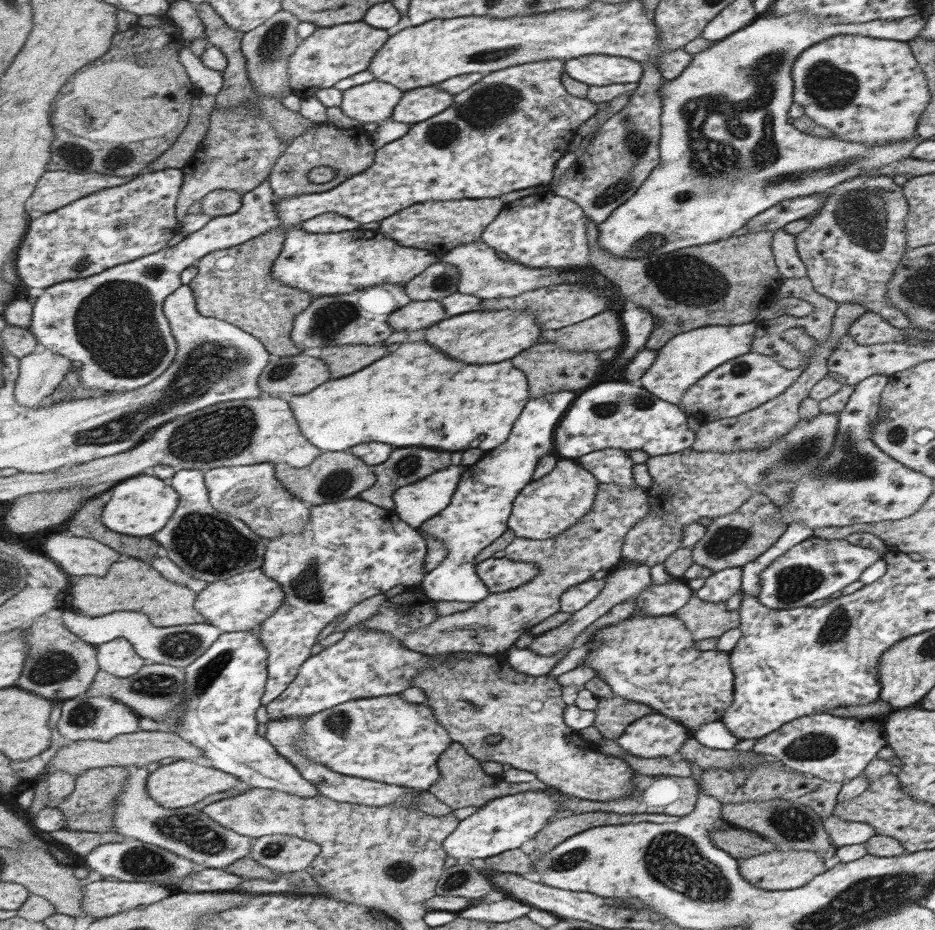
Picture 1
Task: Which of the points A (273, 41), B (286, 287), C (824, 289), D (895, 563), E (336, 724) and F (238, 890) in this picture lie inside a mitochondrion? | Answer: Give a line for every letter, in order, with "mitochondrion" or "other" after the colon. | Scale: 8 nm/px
A: mitochondrion
B: other
C: other
D: other
E: mitochondrion
F: other

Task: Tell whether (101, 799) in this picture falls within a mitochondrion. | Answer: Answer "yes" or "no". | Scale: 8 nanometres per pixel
no

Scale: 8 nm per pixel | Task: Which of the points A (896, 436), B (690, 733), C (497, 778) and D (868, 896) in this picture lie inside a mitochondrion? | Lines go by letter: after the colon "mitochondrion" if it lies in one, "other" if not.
A: mitochondrion
B: other
C: other
D: mitochondrion

